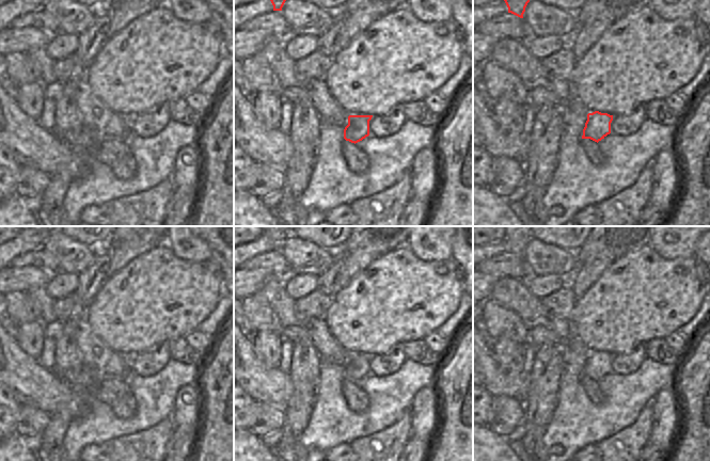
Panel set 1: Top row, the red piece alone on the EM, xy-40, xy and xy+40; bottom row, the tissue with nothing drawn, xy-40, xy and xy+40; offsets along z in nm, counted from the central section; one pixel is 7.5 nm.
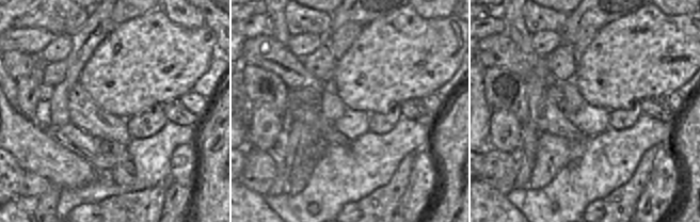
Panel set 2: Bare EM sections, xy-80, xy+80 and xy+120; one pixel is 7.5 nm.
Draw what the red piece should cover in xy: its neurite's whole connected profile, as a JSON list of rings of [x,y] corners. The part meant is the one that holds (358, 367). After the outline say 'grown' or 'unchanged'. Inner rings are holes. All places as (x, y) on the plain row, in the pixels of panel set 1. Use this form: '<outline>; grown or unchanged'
[[[349,354],[348,364],[344,368],[342,392],[348,407],[358,414],[362,414],[369,404],[367,394],[357,382],[369,375],[372,356],[373,354]]]; grown

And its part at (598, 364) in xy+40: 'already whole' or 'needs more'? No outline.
needs more

